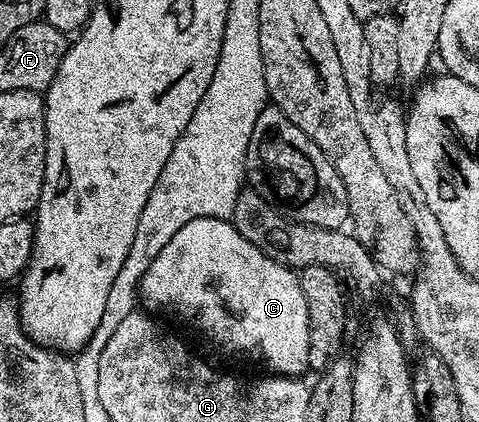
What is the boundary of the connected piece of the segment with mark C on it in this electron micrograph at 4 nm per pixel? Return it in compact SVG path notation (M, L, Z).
M207 216L206 218L194 218L194 222L186 222L186 226L182 226L182 230L178 230L178 234L174 234L174 238L170 238L170 242L166 242L166 246L162 246L162 250L158 250L158 258L154 258L154 262L150 262L150 270L146 270L146 274L140 280L138 300L149 313L169 312L170 315L185 320L194 331L201 332L218 351L225 352L228 356L253 356L254 359L261 360L268 367L265 369L269 373L278 376L299 377L300 371L308 368L310 318L306 314L306 294L302 294L299 275L293 269L262 254L262 250L258 250L258 246L254 246L254 242L242 238L242 234L238 234L231 219L219 220L213 216Z

